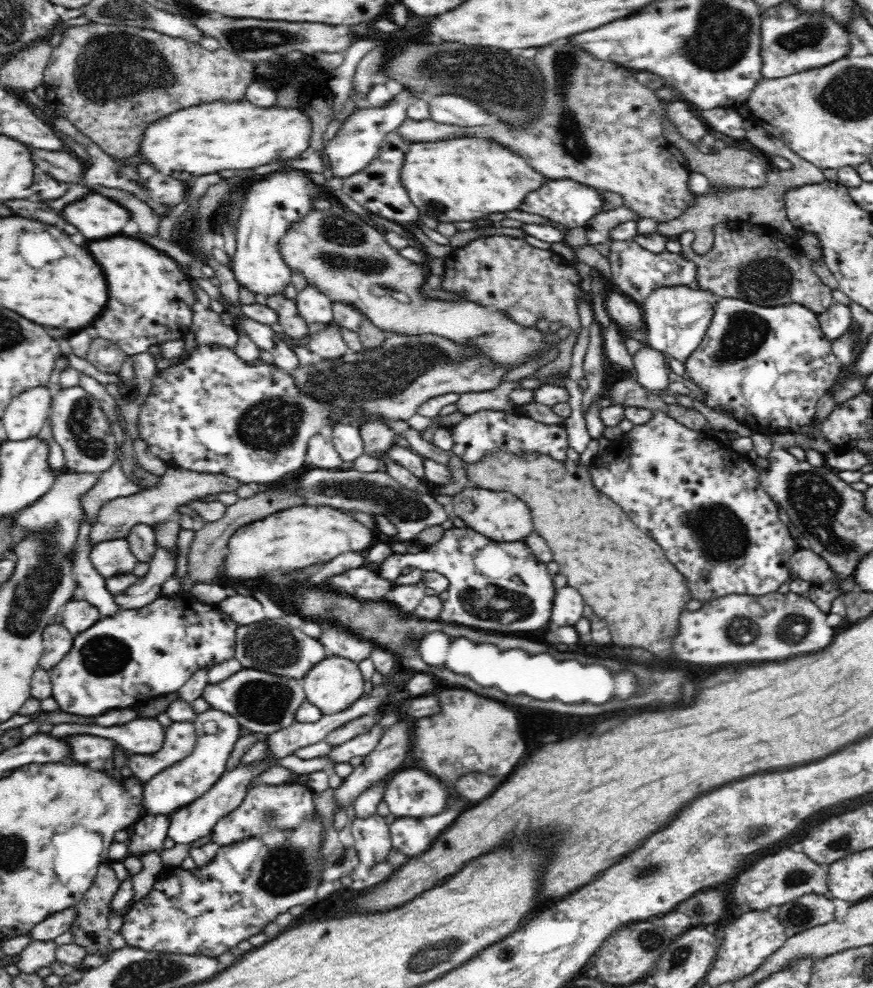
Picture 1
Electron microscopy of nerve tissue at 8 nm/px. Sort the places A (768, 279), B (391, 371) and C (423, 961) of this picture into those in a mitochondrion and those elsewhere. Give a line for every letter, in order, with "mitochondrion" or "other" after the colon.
A: mitochondrion
B: mitochondrion
C: mitochondrion

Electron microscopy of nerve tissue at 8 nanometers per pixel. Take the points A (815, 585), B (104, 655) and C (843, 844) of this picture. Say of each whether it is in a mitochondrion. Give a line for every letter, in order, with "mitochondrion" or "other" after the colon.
A: other
B: mitochondrion
C: mitochondrion

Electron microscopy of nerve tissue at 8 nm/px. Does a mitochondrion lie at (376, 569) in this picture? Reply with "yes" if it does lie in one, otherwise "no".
no

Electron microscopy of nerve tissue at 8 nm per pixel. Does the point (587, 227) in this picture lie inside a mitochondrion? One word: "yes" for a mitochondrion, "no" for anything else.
no

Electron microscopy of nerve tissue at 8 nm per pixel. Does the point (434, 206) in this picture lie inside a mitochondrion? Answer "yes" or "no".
yes

